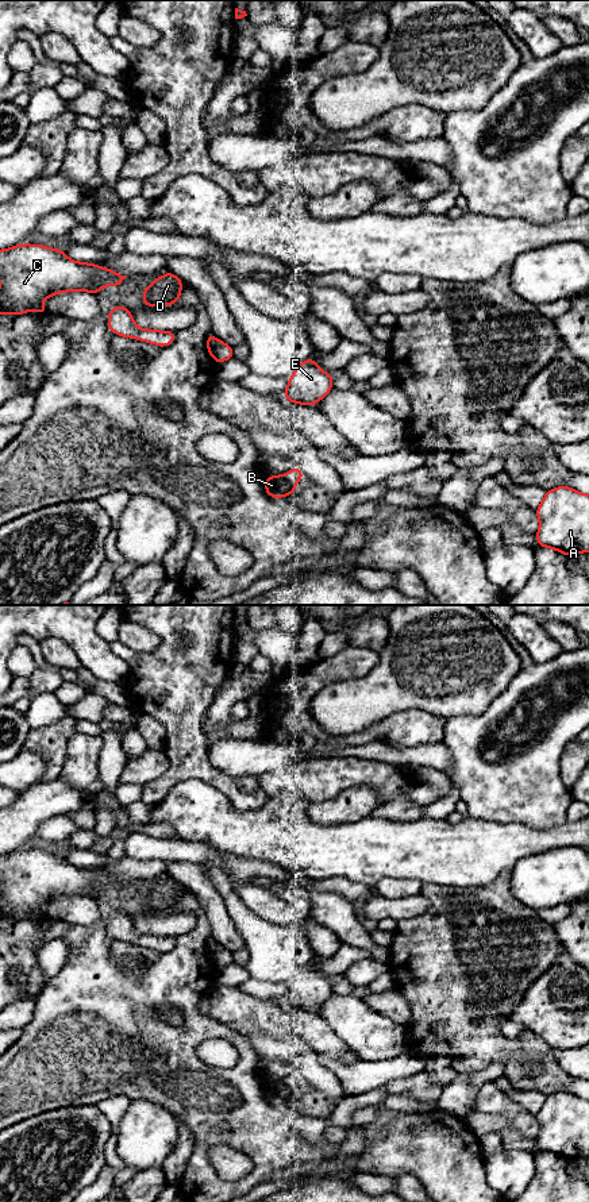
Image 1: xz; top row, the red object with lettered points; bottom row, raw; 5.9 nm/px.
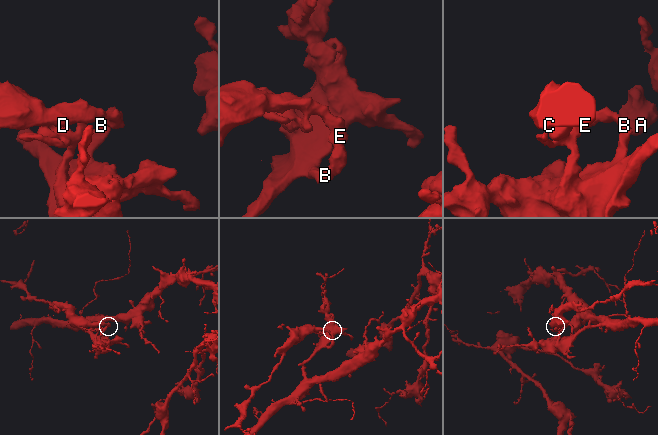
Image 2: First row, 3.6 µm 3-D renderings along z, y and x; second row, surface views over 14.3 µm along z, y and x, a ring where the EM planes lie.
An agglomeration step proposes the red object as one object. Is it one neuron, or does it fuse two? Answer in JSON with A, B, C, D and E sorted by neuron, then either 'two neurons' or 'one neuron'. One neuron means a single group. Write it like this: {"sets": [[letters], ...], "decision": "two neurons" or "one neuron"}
{"sets": [["A", "B", "C", "D", "E"]], "decision": "one neuron"}

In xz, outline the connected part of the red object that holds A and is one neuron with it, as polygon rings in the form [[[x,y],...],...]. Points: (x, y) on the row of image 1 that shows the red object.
[[[554,488],[535,512],[540,521],[536,544],[562,555],[589,552],[589,494]]]

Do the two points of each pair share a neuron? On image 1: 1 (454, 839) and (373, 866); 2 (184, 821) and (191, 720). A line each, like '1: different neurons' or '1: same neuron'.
1: same neuron
2: different neurons

